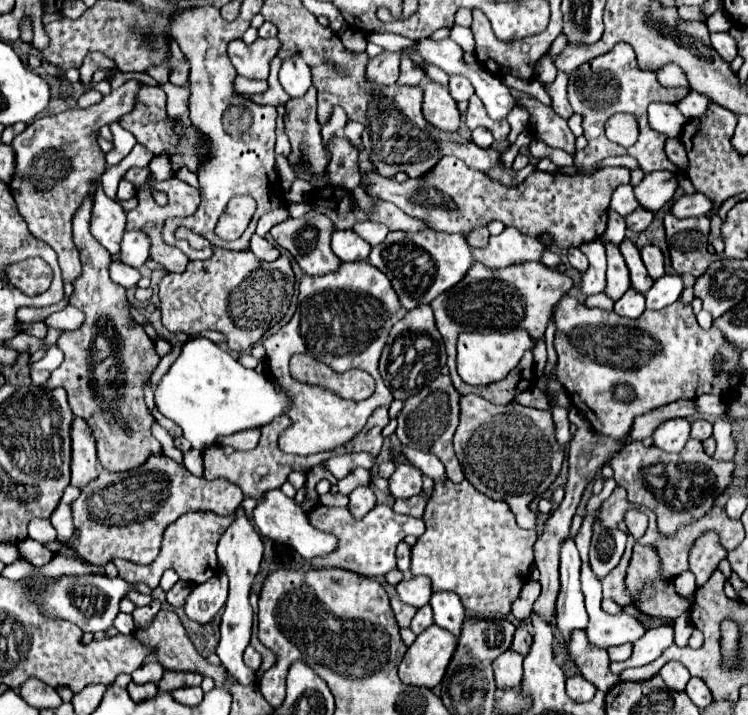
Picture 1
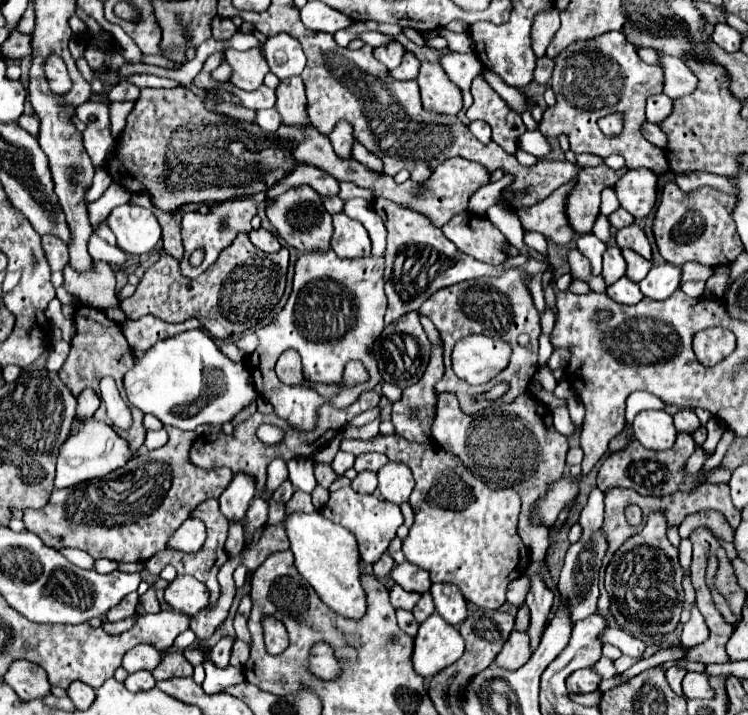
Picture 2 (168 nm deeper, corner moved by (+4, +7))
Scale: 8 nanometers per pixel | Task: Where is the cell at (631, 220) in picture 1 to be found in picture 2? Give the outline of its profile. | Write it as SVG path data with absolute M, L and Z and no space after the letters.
M623 207L621 209L617 209L615 213L611 213L609 215L609 221L611 221L611 225L615 227L615 229L621 229L621 227L627 227L627 225L633 225L633 217L631 217L631 213L627 213Z

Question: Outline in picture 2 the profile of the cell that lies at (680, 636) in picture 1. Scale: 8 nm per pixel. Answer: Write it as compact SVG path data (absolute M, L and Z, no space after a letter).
M673 665L673 667L669 667L669 669L665 671L667 681L669 681L671 689L673 689L677 695L683 695L683 693L681 693L681 681L683 681L685 673L687 673L687 669L685 669L685 667L679 667L679 665Z

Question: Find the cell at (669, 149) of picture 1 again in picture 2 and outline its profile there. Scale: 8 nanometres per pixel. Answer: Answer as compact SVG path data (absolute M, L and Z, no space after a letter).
M643 123L643 137L647 139L647 141L651 141L653 145L657 145L657 147L661 147L661 149L665 149L667 147L667 135L659 129L659 125L653 125L653 123Z

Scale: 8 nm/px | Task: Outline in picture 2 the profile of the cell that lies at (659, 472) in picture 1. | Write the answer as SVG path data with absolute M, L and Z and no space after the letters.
M677 433L677 441L671 449L665 451L651 451L639 445L639 441L631 441L627 449L611 453L597 475L597 487L601 491L607 491L609 487L629 487L635 489L641 495L655 495L655 497L667 497L669 493L675 493L685 483L685 463L687 457L695 451L695 441L687 433Z

